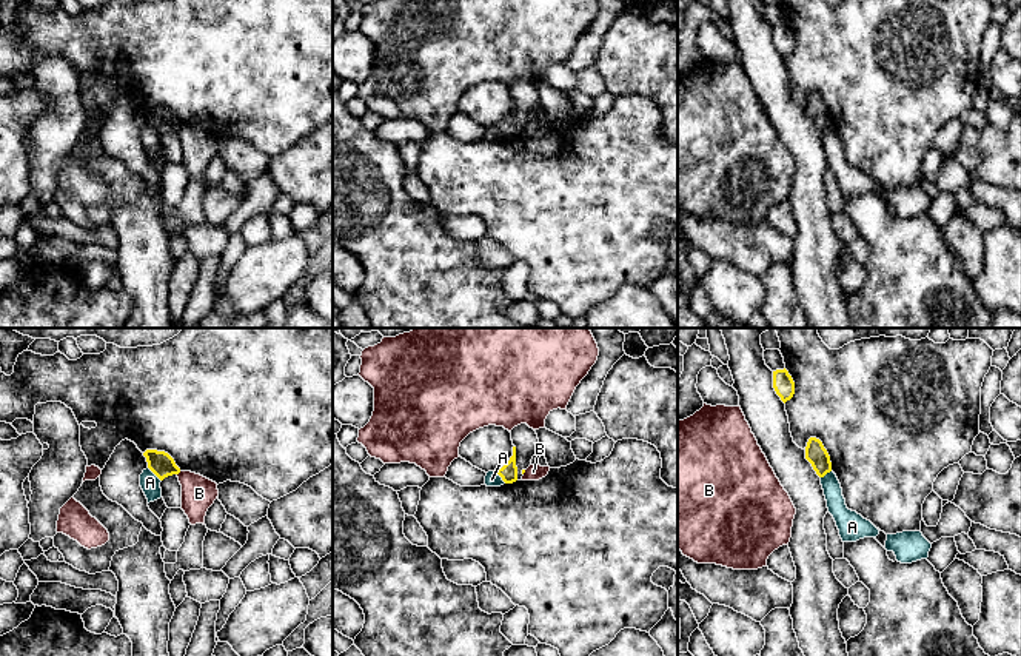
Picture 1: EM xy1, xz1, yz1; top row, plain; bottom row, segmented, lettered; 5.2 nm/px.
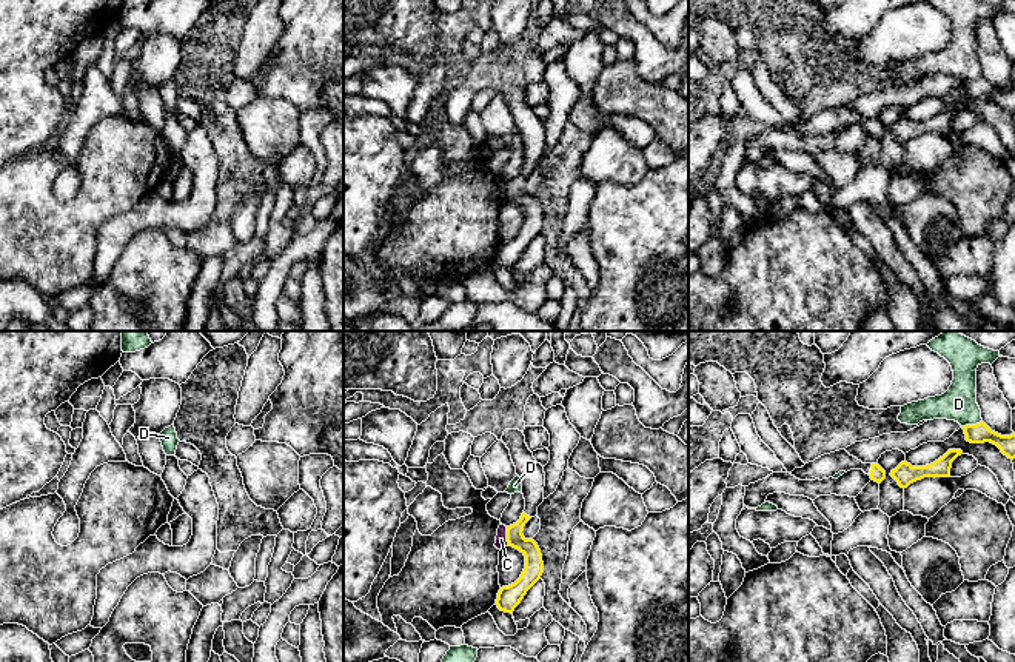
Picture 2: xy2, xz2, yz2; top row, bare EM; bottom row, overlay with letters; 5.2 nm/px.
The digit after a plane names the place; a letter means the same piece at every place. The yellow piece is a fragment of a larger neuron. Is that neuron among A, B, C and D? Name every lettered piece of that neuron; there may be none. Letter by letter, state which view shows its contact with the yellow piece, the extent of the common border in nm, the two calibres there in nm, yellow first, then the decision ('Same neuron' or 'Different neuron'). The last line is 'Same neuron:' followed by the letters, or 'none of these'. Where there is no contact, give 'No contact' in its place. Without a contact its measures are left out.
A: Touches yellow in xy1. Shared border 100 nm. Thickness 120 nm (yellow) against 100 nm. Different neuron
B: Touches yellow in xz1. Shared border 30 nm. Thickness 20 nm (yellow) against 80 nm. Different neuron
C: Touches yellow in xz2. Shared border 100 nm. Thickness 100 nm (yellow) against 60 nm. Different neuron
D: Touches yellow in yz2. Shared border 110 nm. Thickness 110 nm (yellow) against 180 nm. Different neuron
Same neuron: none of these

